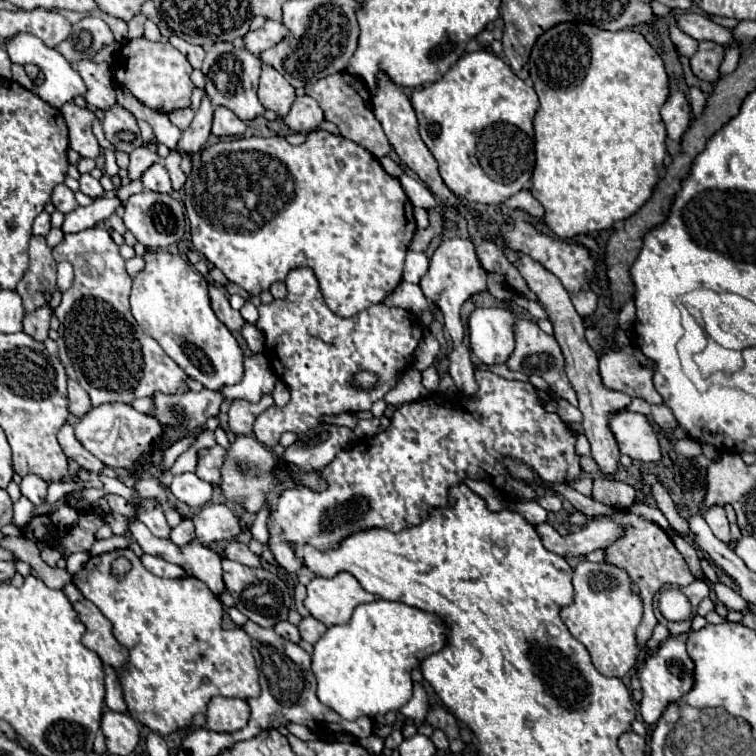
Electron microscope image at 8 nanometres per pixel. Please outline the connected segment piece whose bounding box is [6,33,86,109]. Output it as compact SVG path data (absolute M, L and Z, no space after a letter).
M18 33L12 41L6 43L6 51L8 51L12 63L20 63L20 65L34 63L34 65L38 65L42 69L44 85L36 87L34 93L40 99L44 99L46 103L50 103L50 105L60 109L66 101L72 101L78 95L86 95L86 83L82 81L82 77L78 77L78 71L56 49L48 49L38 37L30 35L30 33Z

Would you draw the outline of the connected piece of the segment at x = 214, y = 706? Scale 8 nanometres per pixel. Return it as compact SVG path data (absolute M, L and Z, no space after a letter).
M212 697L206 713L206 725L212 731L232 733L246 727L250 719L250 705L244 699L228 699L228 697Z

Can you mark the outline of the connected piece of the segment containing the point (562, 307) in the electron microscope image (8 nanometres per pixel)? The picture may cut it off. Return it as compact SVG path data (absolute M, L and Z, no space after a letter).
M506 251L510 263L514 263L522 277L526 279L528 287L536 293L540 305L548 311L550 321L554 325L554 337L562 347L562 353L566 357L566 375L578 395L580 401L580 411L582 411L582 425L586 431L586 437L592 445L592 457L596 459L596 463L600 465L600 471L604 475L612 475L616 471L618 459L620 459L620 449L618 443L614 441L614 433L610 433L610 417L614 417L614 413L626 409L630 405L632 398L628 397L626 393L620 391L612 391L606 389L602 385L602 377L598 371L598 355L592 351L592 347L588 345L586 337L584 337L584 321L582 317L576 313L570 295L566 293L566 289L562 287L562 283L558 281L558 277L554 277L550 271L546 271L540 263L532 261L528 255L524 253L516 253L516 251Z

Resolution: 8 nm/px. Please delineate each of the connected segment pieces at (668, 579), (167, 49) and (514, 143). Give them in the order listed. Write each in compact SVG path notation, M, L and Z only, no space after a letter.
M616 509L608 517L614 517L614 521L618 521L618 525L626 525L626 533L622 533L622 537L618 537L618 541L614 541L614 545L606 547L606 561L612 565L618 565L620 569L626 569L630 573L630 579L634 581L632 591L642 597L644 615L642 615L642 623L636 629L636 645L642 647L652 637L652 631L658 625L656 617L652 615L652 605L650 605L654 593L664 585L690 585L694 581L694 577L692 577L684 557L678 553L672 539L666 535L666 531L662 527L658 527L656 523L646 521L640 515L634 515L626 509Z
M138 37L128 41L118 59L114 61L114 77L116 83L128 89L138 101L148 105L154 111L170 113L174 109L182 109L190 105L190 95L194 91L194 83L190 81L192 65L186 61L178 49L170 43L152 43L146 37Z
M492 51L466 53L440 79L412 93L420 137L438 161L446 187L476 203L504 203L530 185L538 95Z

